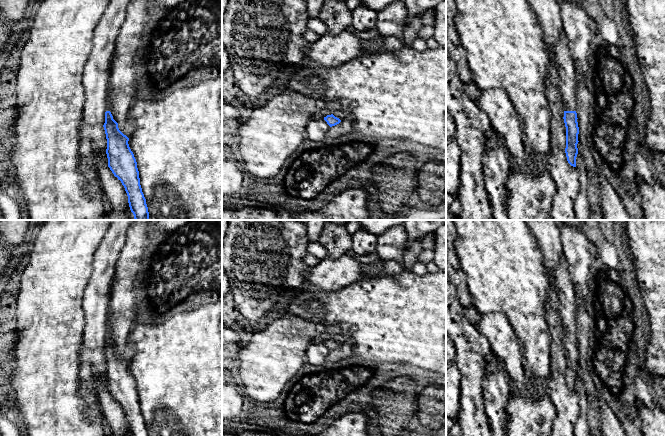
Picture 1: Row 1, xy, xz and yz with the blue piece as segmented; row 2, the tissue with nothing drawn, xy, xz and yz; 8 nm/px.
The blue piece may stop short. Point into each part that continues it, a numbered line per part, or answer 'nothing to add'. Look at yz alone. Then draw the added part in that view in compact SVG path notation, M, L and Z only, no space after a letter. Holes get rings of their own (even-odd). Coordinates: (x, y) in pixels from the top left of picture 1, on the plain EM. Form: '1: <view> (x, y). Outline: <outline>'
1: yz (563, 281). Outline: M564 256L553 270L553 275L559 292L560 316L563 322L564 335L576 335L575 291Z

